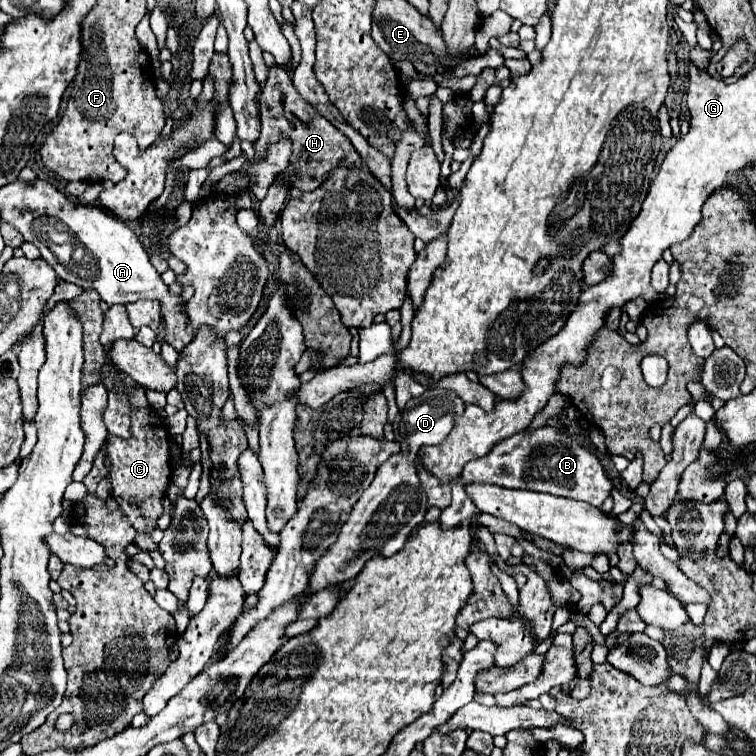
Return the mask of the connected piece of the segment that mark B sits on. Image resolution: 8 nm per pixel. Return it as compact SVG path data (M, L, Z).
M556 424L536 428L536 430L522 430L494 444L494 448L486 456L478 460L470 460L464 466L460 478L452 482L452 504L444 508L438 518L438 524L444 530L460 526L462 522L470 520L477 511L472 500L466 498L466 492L464 492L466 482L490 482L504 488L548 492L562 498L584 500L596 508L602 506L602 502L610 496L610 490L612 490L612 482L606 478L598 456L588 446L572 440Z

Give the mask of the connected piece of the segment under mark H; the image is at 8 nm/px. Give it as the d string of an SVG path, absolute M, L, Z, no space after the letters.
M268 66L266 84L260 92L260 110L262 110L262 134L254 146L254 158L248 160L248 168L254 162L266 158L268 146L272 142L278 142L280 134L286 134L288 140L292 142L292 156L288 164L296 168L296 174L288 176L286 172L280 172L278 178L282 178L288 186L298 188L302 192L320 186L326 180L326 174L336 166L362 166L362 160L358 158L358 152L354 150L350 140L298 94L298 90L292 84L292 78L280 66Z

